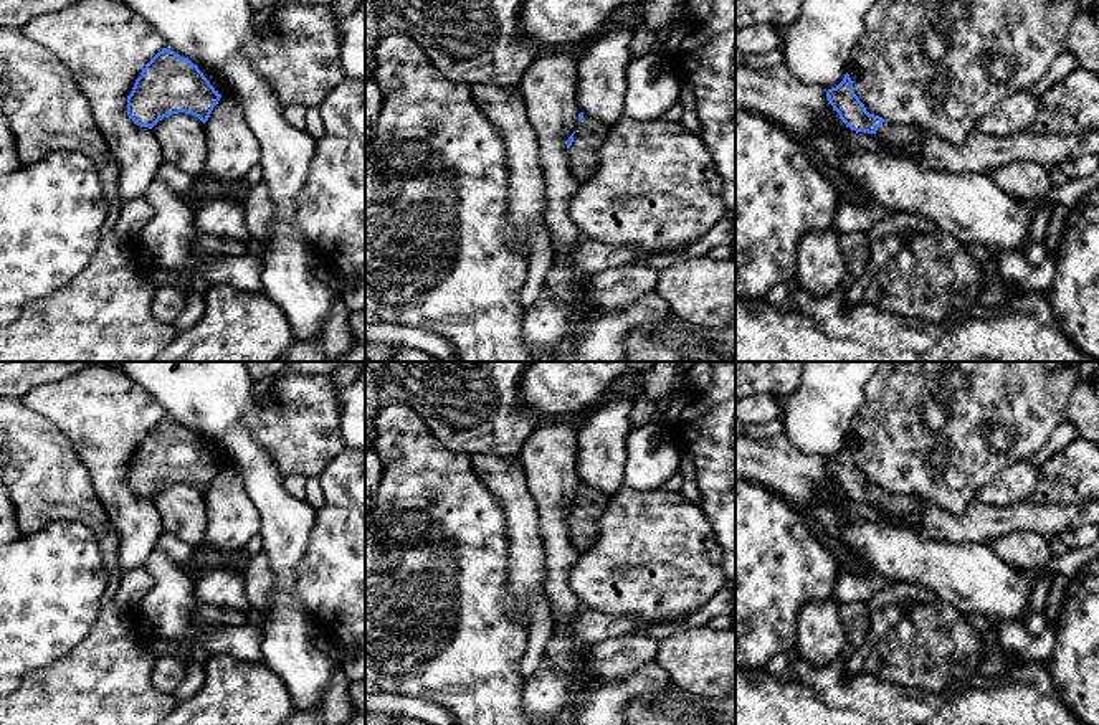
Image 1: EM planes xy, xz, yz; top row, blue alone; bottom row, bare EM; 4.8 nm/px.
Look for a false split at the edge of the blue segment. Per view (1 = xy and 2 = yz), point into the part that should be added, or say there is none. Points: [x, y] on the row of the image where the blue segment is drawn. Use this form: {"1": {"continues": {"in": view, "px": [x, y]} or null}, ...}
{"1": {"continues": null}, "2": {"continues": {"in": "yz", "px": [894, 136]}}}

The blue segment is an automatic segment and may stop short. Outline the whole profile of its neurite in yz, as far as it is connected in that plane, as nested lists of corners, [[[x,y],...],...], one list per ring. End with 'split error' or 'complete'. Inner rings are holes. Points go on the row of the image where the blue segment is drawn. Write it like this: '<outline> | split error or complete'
[[[848,73],[836,88],[826,91],[826,97],[846,127],[856,132],[868,132],[897,150],[909,149],[912,159],[919,162],[921,130],[911,126],[896,126],[879,116],[869,114],[854,94]]] | split error

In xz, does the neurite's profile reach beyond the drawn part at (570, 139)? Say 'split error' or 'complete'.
split error

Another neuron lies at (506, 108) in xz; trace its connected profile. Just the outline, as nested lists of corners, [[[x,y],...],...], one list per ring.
[[[471,84],[471,96],[478,109],[499,129],[504,140],[509,170],[509,233],[521,246],[521,251],[529,258],[532,236],[542,231],[550,239],[550,231],[545,221],[547,201],[545,182],[539,163],[539,139],[527,117],[526,101],[517,86]]]

